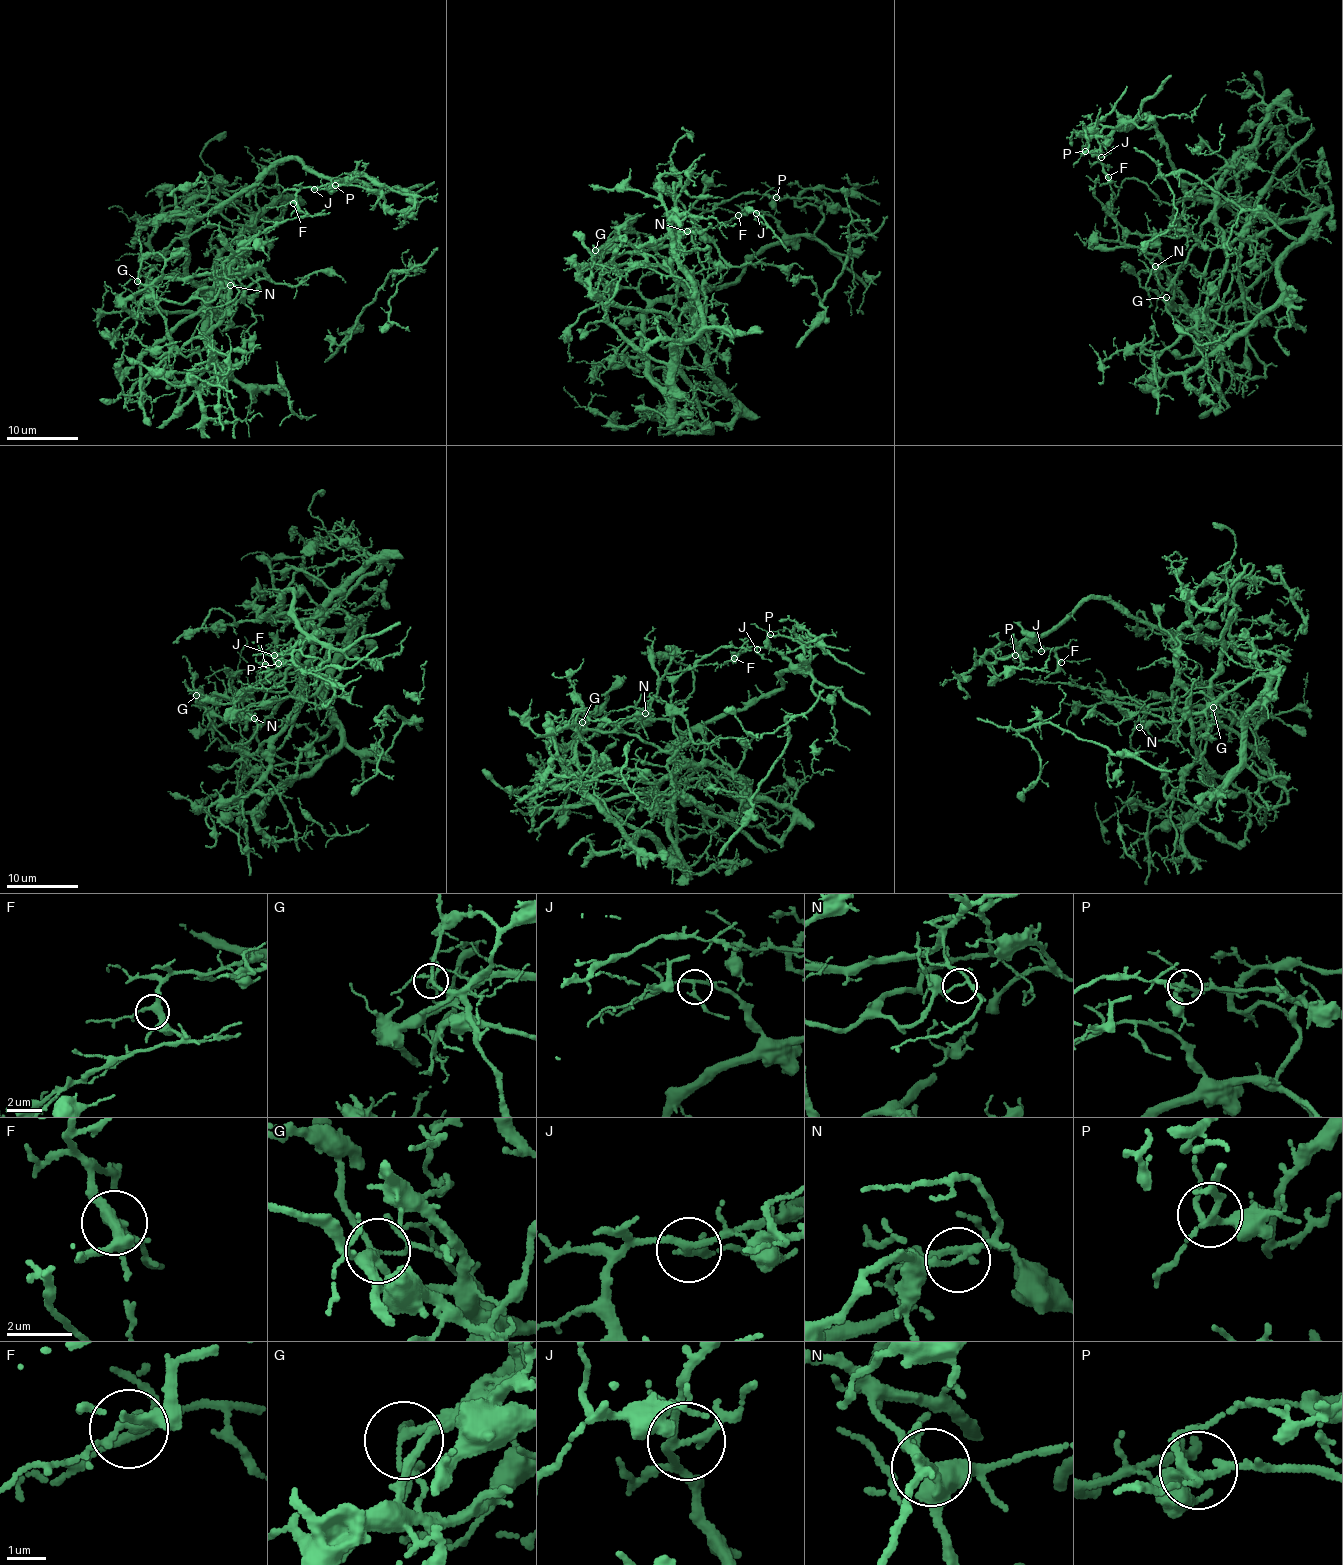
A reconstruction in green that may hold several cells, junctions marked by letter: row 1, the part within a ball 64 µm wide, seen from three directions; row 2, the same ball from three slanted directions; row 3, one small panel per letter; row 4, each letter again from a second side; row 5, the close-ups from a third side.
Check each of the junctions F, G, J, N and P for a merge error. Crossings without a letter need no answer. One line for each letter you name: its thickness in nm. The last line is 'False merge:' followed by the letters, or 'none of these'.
G: 150 nm
N: 140 nm
False merge: G, N

